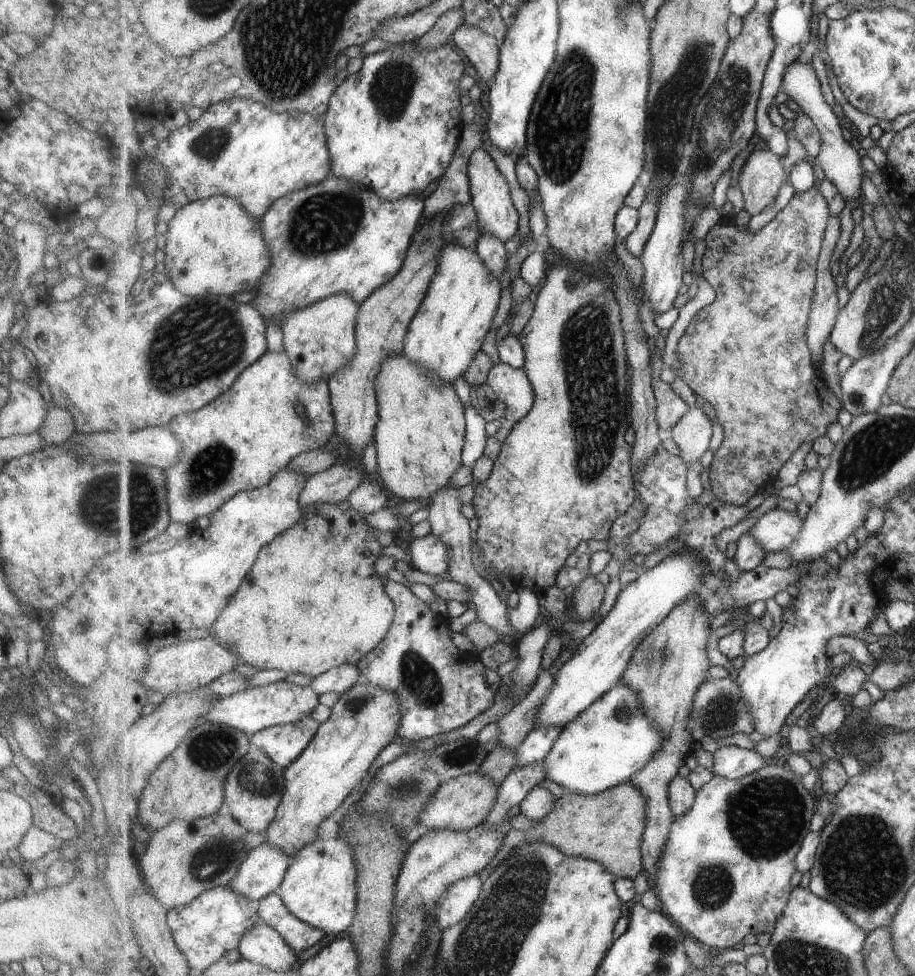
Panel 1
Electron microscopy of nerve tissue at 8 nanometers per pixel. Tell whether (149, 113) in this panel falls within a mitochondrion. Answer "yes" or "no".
no

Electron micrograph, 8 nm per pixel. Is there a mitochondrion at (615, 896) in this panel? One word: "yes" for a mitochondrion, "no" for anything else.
no

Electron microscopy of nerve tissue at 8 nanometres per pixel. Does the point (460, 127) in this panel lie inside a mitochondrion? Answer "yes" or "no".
no

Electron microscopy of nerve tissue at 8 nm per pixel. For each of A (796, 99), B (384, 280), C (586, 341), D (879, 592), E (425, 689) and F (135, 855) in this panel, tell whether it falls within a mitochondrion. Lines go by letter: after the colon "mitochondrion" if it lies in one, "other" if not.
A: other
B: other
C: mitochondrion
D: other
E: mitochondrion
F: other

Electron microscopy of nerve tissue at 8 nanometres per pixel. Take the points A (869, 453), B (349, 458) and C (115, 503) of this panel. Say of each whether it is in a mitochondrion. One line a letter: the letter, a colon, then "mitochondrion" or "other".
A: mitochondrion
B: other
C: mitochondrion

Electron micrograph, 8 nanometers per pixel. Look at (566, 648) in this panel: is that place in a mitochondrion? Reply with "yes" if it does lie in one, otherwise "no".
no

